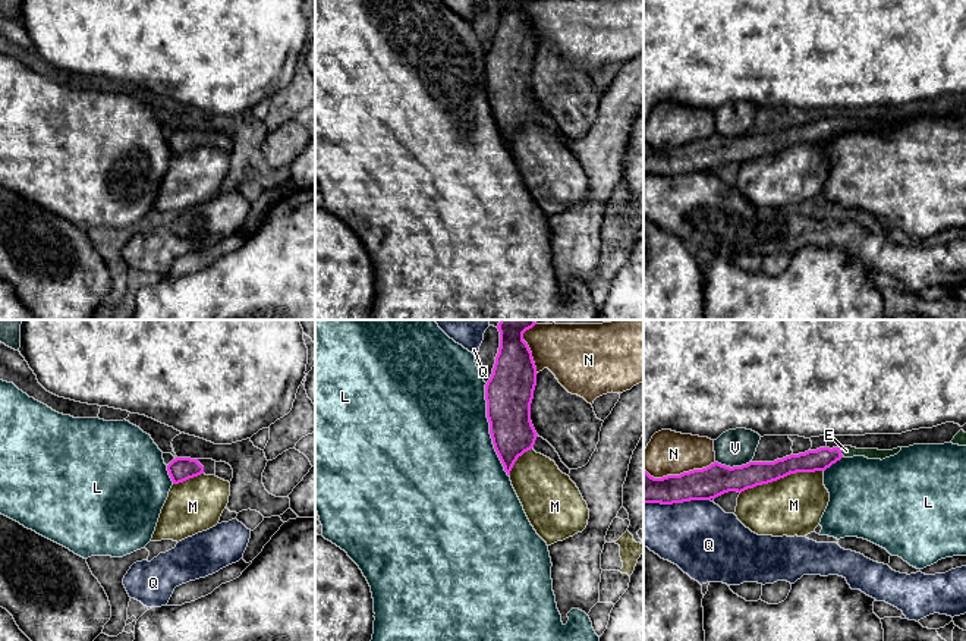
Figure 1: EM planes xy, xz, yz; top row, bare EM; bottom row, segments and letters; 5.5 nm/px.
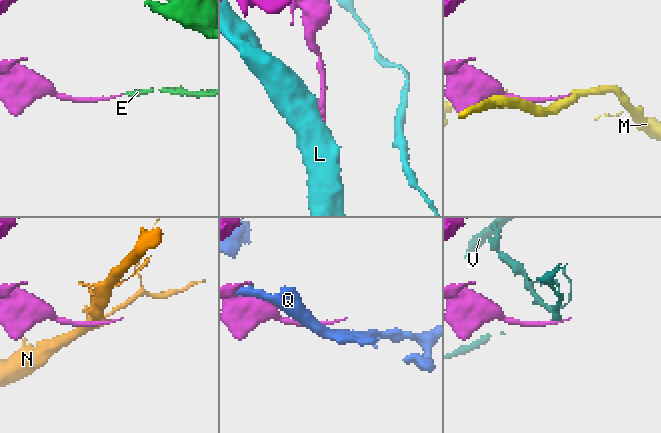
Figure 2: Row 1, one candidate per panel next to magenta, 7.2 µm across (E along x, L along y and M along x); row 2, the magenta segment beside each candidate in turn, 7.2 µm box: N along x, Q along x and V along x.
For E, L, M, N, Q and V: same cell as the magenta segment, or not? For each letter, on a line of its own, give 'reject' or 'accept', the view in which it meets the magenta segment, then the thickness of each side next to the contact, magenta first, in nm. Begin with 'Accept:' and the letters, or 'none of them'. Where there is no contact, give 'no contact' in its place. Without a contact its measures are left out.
Accept: E
E: accept | yz | 120/60 nm
L: reject | xz | 260/500 nm
M: reject | yz | 140/320 nm
N: reject | yz | 180/240 nm
Q: reject | yz | 180/400 nm
V: reject | yz | 180/200 nm

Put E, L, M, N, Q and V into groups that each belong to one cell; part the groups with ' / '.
E / L / M / N / Q / V

